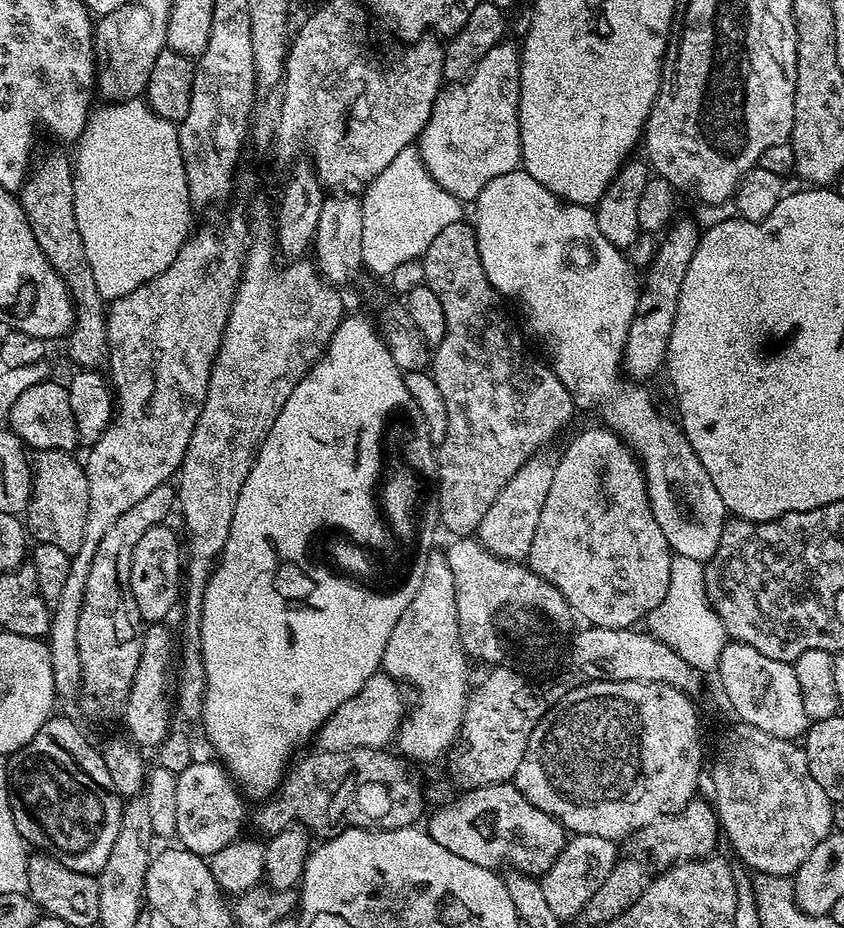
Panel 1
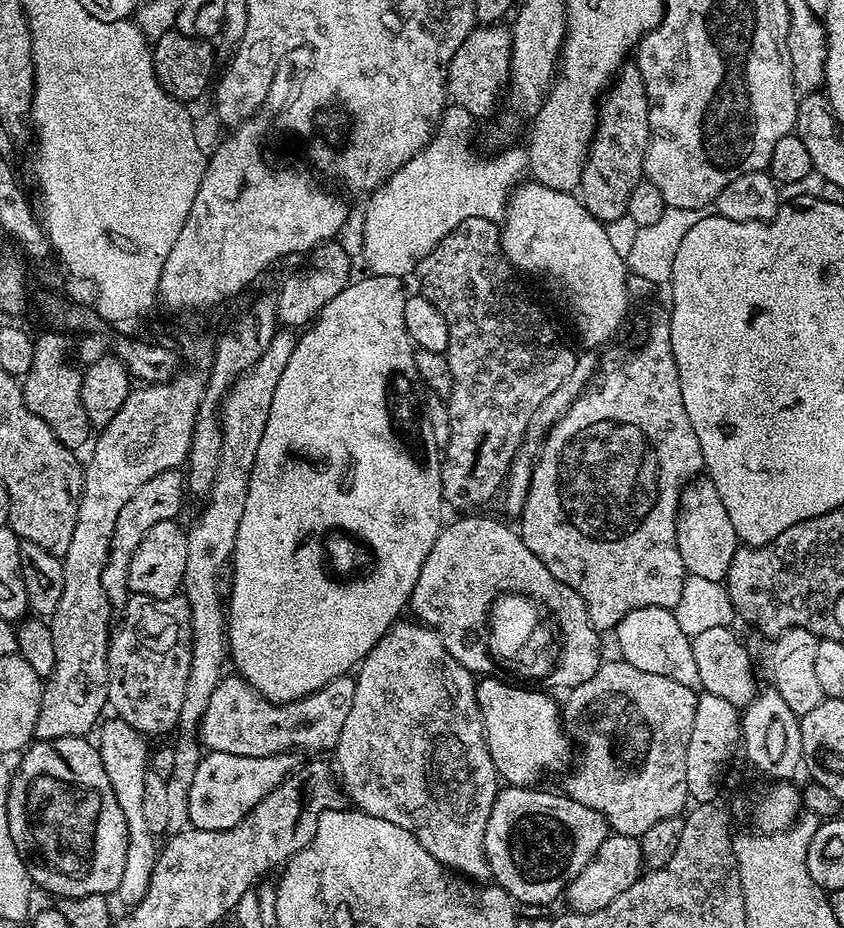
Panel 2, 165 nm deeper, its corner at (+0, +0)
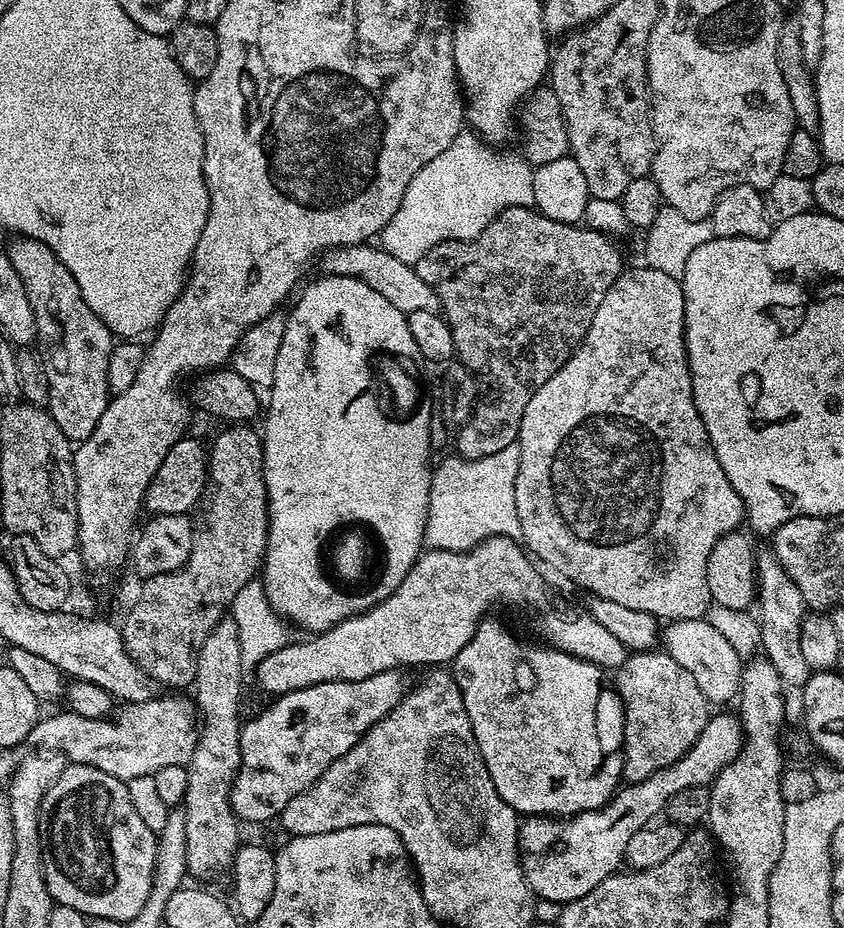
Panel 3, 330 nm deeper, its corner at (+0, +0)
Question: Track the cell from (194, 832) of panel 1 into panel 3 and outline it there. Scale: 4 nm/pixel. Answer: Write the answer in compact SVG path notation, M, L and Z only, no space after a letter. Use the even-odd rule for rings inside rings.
M399 671L383 672L358 682L322 682L299 688L275 697L265 712L258 713L249 724L247 721L240 729L240 769L230 790L230 806L237 820L245 825L275 821L290 798L298 798L313 788L335 760L349 752L382 717L388 716L390 710L402 702L406 685L400 676L403 675Z

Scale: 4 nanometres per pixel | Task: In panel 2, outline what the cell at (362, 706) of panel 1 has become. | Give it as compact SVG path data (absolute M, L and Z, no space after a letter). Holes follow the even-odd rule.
M239 674L225 675L220 685L210 694L210 706L206 706L206 714L200 719L198 729L199 739L208 752L225 752L239 756L273 756L279 752L295 753L301 748L309 754L324 754L335 749L344 719L348 713L350 692L343 679L331 680L318 691L303 696L300 700L291 700L289 704L277 704L261 696L256 689L251 688Z

